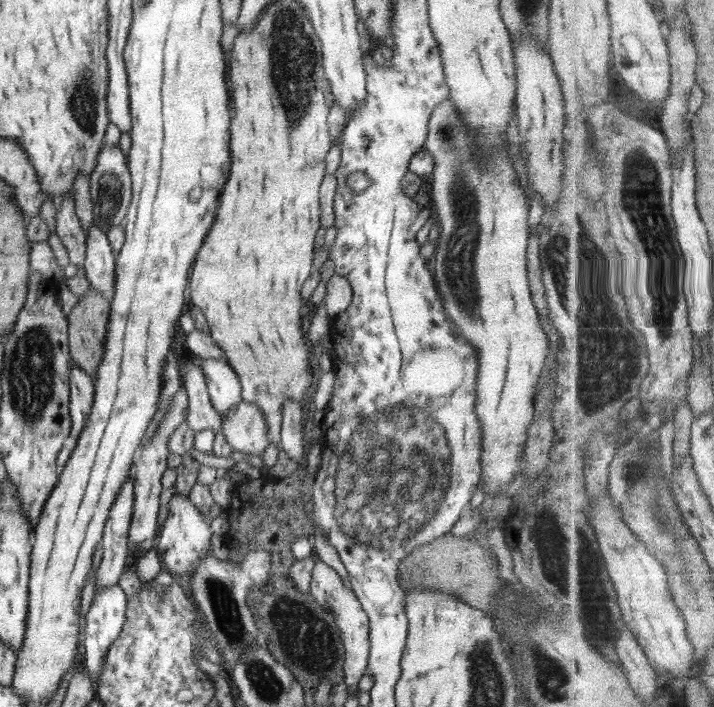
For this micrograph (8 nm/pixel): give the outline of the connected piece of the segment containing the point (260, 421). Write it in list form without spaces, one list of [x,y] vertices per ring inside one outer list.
[[[244,401],[235,404],[231,408],[231,413],[223,418],[222,434],[234,450],[244,452],[244,454],[258,454],[261,458],[265,448],[271,443],[263,412],[255,404]]]

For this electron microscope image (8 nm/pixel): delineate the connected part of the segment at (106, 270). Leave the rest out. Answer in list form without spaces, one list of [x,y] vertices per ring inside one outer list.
[[[94,223],[87,228],[86,237],[86,277],[94,290],[102,293],[104,298],[110,299],[114,295],[116,282],[116,258],[107,239],[107,234]]]

